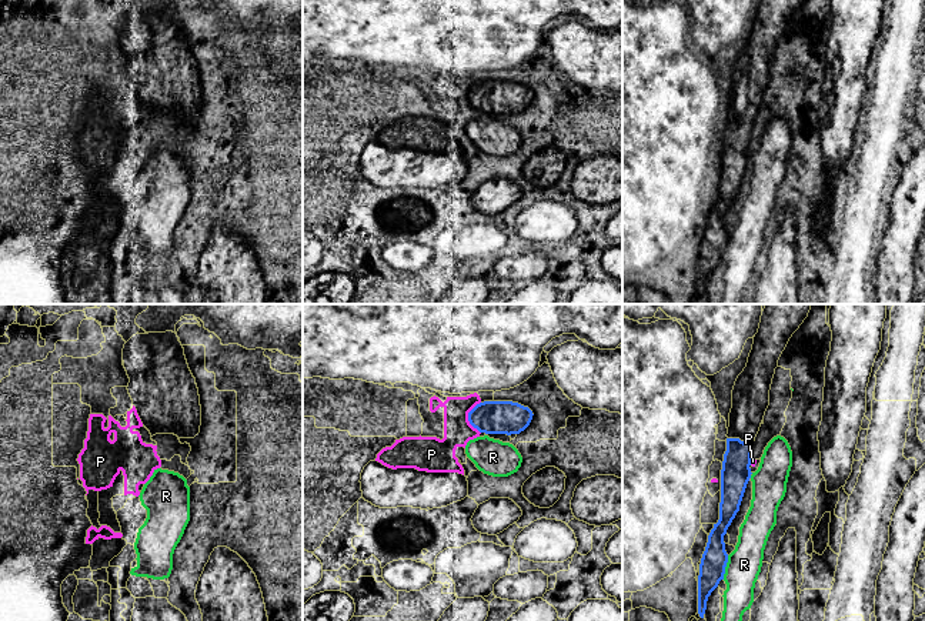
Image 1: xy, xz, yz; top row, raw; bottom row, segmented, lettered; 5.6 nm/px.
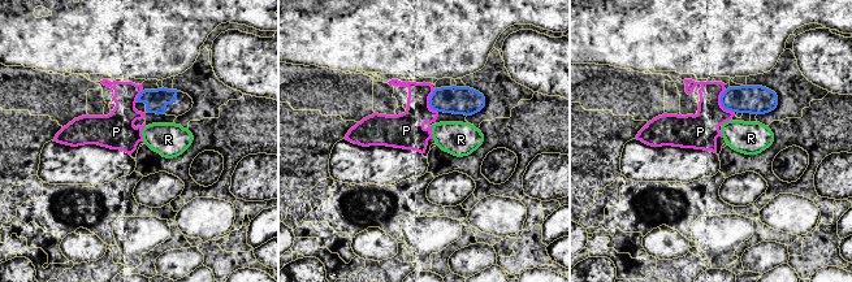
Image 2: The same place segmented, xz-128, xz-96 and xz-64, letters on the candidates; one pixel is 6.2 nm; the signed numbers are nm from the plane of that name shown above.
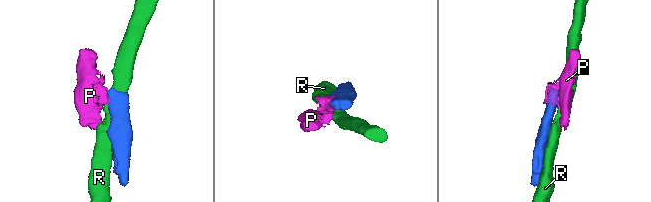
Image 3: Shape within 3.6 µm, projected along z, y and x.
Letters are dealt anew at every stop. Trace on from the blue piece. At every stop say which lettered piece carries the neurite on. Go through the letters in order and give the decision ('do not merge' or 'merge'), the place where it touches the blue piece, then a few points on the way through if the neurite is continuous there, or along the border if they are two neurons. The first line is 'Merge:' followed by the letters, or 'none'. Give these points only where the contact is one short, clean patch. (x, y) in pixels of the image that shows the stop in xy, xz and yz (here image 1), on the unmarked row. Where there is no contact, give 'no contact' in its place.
Merge: none
P: do not merge | xz (468, 97)
R: do not merge | yz (725, 246)

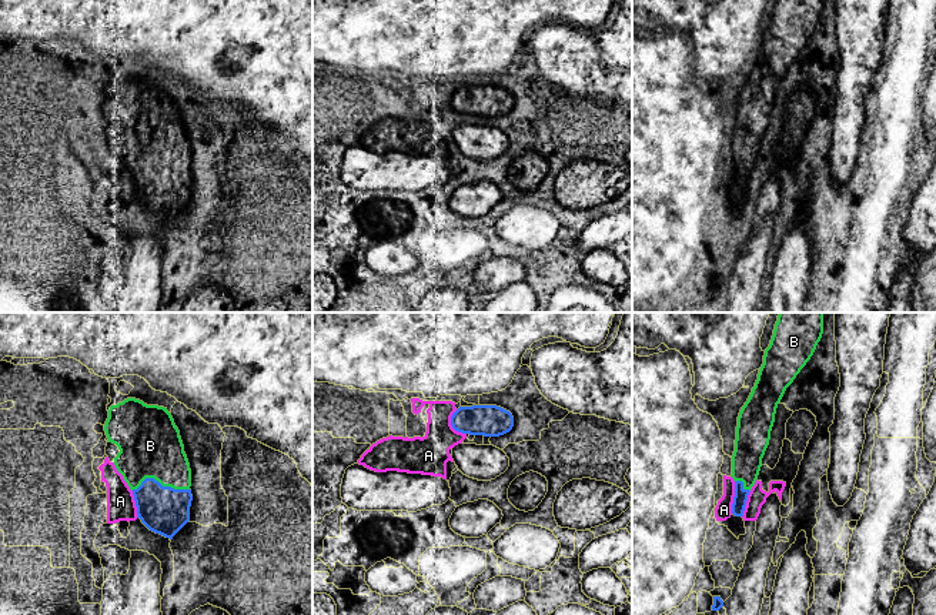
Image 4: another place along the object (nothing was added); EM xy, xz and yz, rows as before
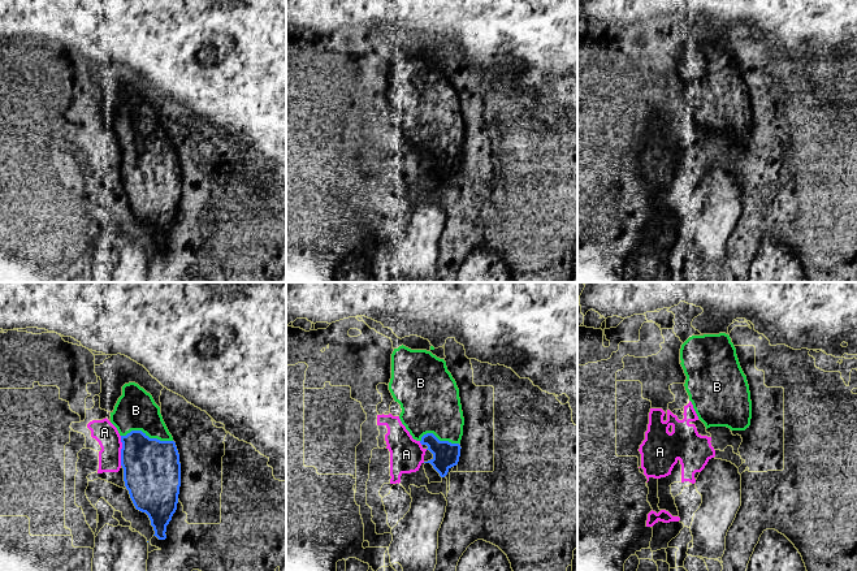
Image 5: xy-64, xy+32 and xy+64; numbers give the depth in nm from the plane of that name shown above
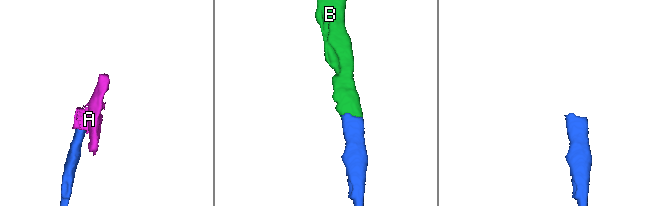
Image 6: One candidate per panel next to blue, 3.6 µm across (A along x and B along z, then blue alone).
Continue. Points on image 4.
Merge: B
A: do not merge | yz (734, 177)
B: merge | xy (159, 163) | across xy (163, 190), (163, 176), (159, 163), (150, 126)

